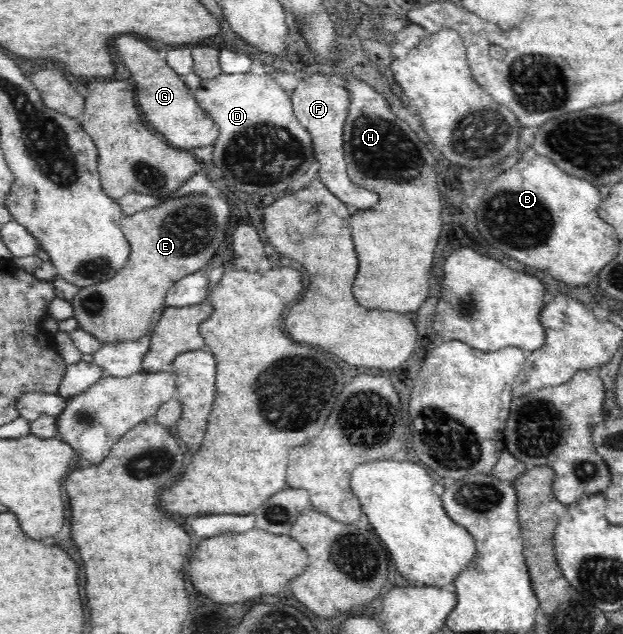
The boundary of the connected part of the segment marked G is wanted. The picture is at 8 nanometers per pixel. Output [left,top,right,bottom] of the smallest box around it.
[112,35,218,151]

